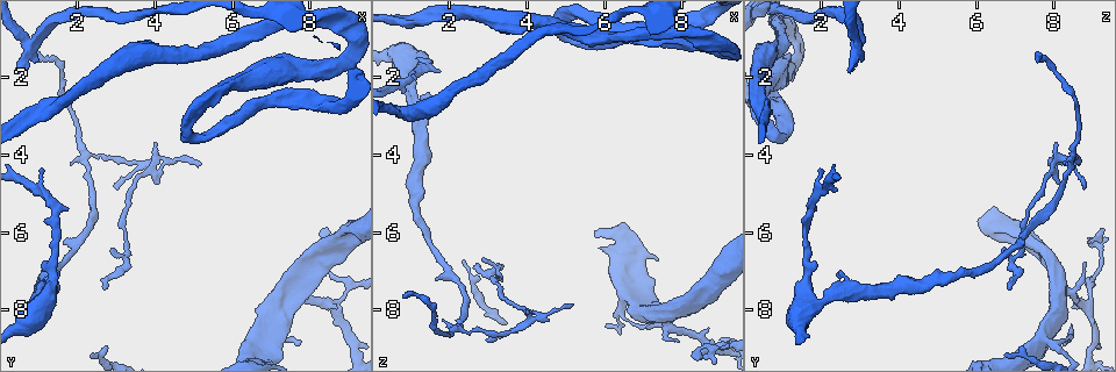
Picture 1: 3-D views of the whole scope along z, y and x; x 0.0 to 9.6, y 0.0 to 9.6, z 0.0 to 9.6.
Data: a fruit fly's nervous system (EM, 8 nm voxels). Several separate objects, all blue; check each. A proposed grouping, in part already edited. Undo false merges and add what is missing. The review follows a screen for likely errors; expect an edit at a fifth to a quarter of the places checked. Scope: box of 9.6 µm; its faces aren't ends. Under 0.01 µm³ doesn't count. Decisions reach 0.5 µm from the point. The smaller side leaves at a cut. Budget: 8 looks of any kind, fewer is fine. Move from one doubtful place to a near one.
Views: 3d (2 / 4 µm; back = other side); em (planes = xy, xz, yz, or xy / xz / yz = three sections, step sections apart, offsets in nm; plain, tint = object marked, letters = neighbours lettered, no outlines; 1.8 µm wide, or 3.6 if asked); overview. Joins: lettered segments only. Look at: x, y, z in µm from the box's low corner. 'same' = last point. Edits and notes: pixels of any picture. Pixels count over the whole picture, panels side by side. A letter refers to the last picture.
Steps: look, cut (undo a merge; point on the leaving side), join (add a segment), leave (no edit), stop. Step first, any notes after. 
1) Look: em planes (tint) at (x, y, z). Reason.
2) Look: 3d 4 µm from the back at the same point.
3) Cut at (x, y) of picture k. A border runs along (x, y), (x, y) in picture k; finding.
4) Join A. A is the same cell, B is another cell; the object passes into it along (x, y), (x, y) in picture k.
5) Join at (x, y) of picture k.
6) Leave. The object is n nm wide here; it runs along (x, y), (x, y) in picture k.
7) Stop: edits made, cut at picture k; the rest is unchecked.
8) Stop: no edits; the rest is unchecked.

Look: 3d 4 µm at (0.85, 1.05, 2.95). Abrupt turn.

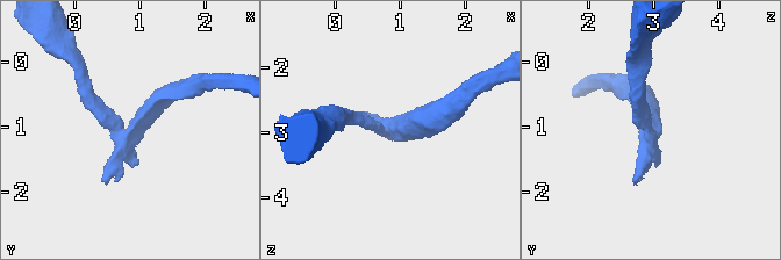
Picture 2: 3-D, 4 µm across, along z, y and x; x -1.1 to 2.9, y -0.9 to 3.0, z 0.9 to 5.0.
Look: em planes (plain) at (0.85, 1.10, 3.00).

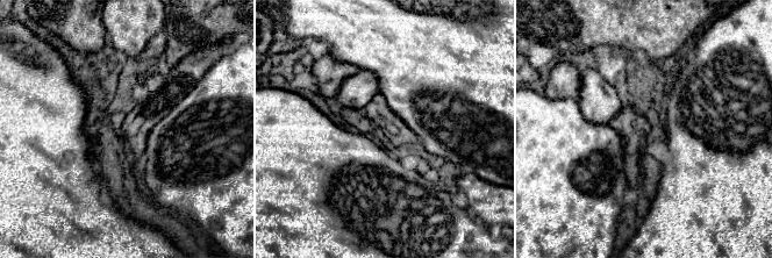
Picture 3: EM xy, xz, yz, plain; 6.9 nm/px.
Look: em planes (letters) at the same point.

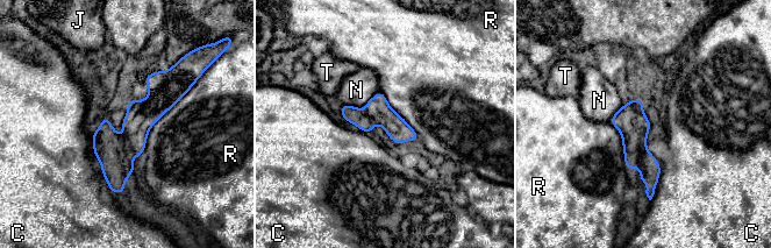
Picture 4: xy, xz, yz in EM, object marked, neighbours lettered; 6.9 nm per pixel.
Cut at (649, 168) of picture 4. C, J, N, R and T are other cells; a border runs along (645, 142), (637, 162) in picture 4; a second neuron is stuck on.

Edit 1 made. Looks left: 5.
Look: 3d 4 µm at (4.00, 4.10, 8.25).

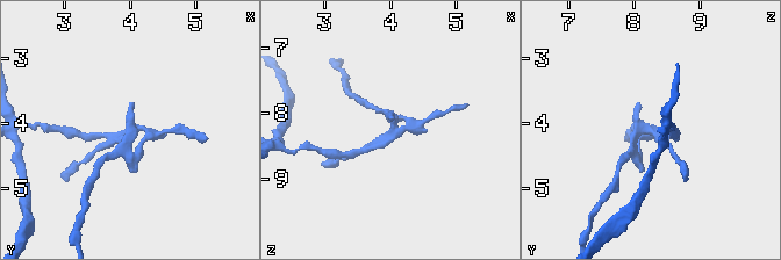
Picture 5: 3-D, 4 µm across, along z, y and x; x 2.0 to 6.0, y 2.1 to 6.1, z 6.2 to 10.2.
Look: em planes (tint) at (4.05, 4.10, 8.20).

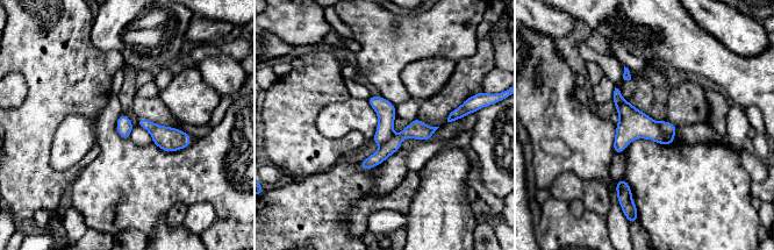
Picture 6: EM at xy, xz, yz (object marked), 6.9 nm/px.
Look: em planes (letters) at the same point. See the neighbours.

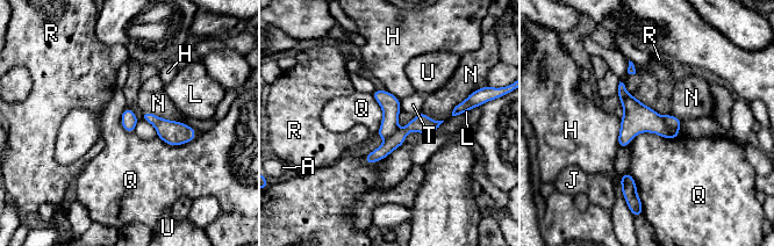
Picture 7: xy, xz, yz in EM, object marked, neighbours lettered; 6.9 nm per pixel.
Cut at (637, 118) of picture 7. A, H, J, L, N, Q, R, T and U are other cells; a border runs along (660, 116), (668, 127), (678, 132) in picture 7; two neurons meet here.

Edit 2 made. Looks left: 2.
Look: em yz step 16 (letters) at (1.05, 6.75, 1.85). Branch stops here.

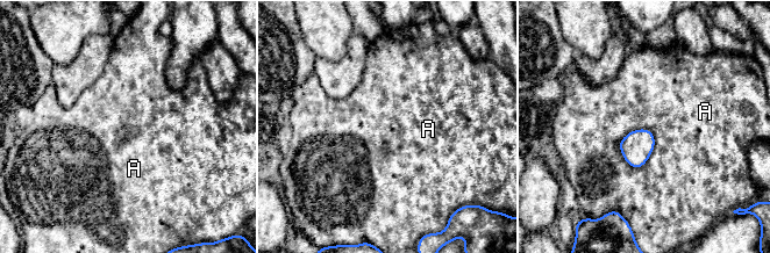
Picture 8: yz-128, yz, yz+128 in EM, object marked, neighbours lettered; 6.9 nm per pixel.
Look: em planes (letters) at the same point. Cut it another way.

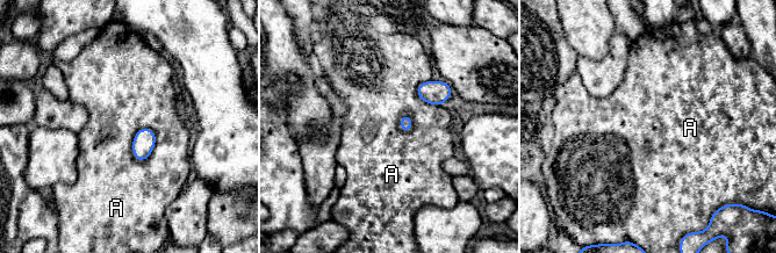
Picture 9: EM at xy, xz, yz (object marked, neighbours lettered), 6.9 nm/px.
Leave. A is another cell; a border runs along (146, 127), (133, 139), (138, 161) in picture 9; none of them fits.

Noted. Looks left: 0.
Stop: edits made, cut at picture 4, cut at picture 7; the rest is unchecked.

